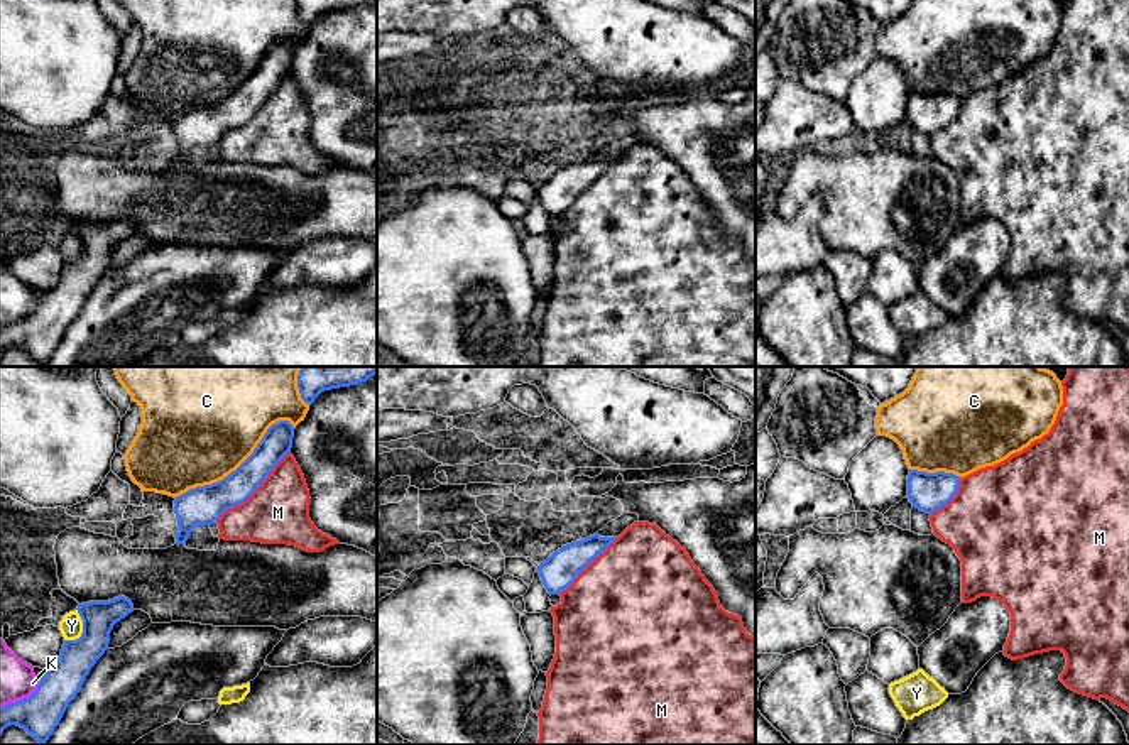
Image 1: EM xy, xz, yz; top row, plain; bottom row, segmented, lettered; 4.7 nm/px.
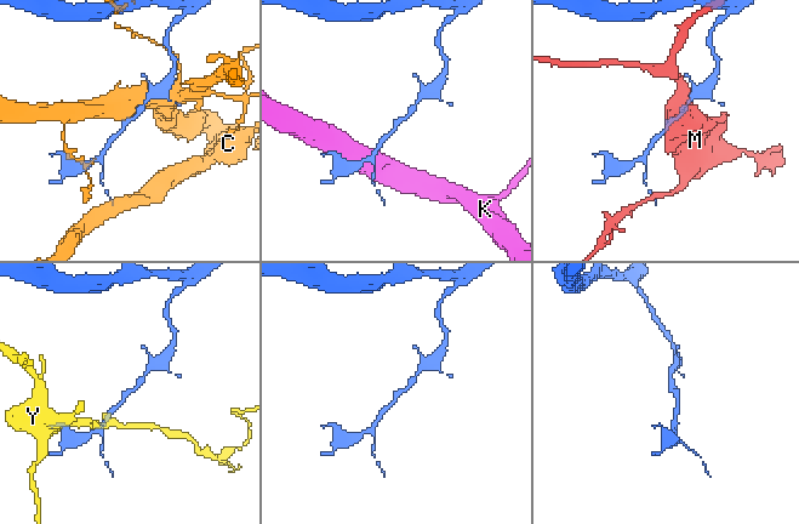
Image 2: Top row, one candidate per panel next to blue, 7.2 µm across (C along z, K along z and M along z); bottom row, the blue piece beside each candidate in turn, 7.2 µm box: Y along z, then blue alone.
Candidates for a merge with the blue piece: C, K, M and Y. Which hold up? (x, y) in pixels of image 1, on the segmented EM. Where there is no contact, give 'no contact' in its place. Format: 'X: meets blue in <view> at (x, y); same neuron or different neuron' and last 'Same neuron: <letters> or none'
C: meets blue in xy at (239, 467); different neuron
K: meets blue in xy at (21, 700); different neuron
M: meets blue in xy at (254, 490); same neuron
Y: meets blue in xy at (83, 630); different neuron
Same neuron: M

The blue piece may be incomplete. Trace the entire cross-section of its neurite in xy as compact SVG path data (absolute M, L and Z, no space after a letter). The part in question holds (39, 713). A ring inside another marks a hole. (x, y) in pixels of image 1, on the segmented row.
M118 596L81 603L76 610L83 620L81 637L64 640L59 661L47 669L29 698L0 708L0 737L7 726L17 725L44 745L91 667L108 649L113 625L132 613L134 605L128 598Z

